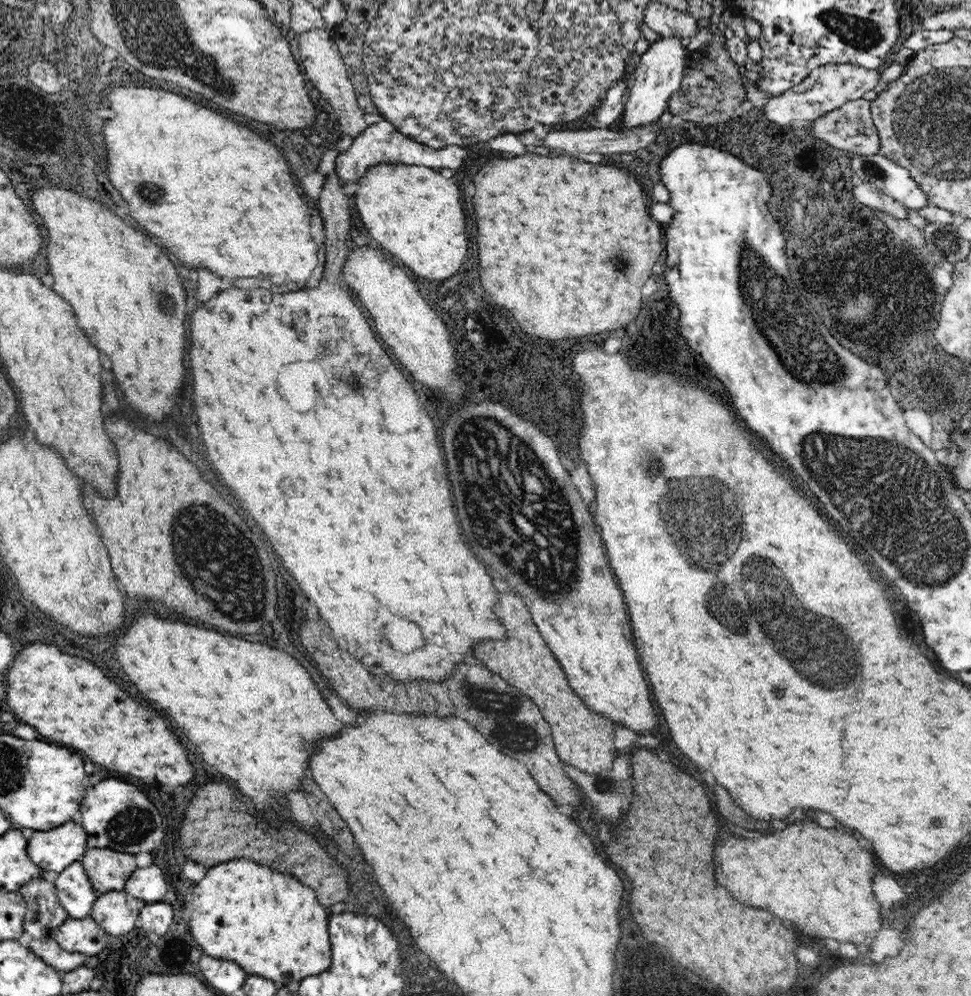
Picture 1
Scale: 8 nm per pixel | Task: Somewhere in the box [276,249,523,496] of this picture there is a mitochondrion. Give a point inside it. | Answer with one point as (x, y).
(356, 382)

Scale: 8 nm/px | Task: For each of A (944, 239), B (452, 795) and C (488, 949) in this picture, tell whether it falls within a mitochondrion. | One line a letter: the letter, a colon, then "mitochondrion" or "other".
A: mitochondrion
B: other
C: other

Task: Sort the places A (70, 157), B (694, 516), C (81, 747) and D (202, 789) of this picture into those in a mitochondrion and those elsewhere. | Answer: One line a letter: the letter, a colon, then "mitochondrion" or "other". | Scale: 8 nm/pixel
A: other
B: mitochondrion
C: other
D: other

